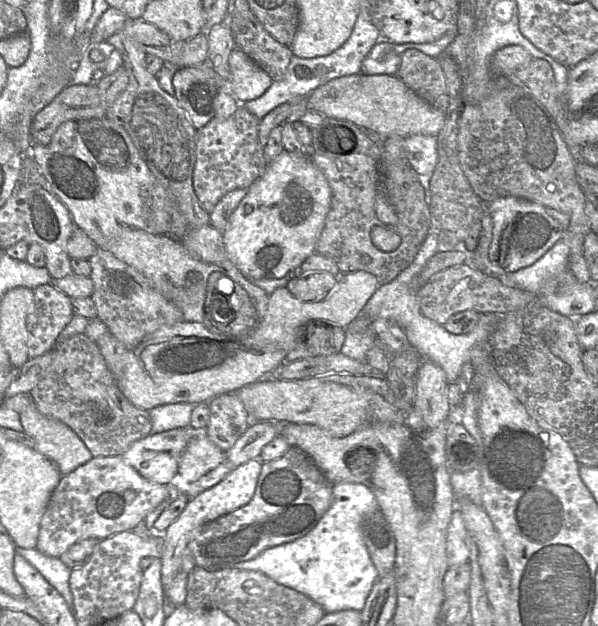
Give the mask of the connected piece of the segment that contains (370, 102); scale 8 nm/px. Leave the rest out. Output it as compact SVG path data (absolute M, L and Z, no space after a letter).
M353 74L341 76L319 86L300 99L282 104L266 114L259 123L258 141L261 147L265 147L270 131L286 122L300 120L300 117L308 111L318 111L326 117L348 120L357 126L363 126L373 133L384 136L399 135L408 137L412 134L424 134L437 137L446 121L446 114L432 106L421 96L410 89L401 79L388 74Z

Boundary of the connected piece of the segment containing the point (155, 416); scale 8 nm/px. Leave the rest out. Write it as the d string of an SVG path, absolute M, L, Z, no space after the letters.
M181 402L159 405L149 410L151 434L189 426L194 405Z

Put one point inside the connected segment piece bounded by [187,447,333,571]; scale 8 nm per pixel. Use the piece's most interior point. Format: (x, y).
(292, 494)

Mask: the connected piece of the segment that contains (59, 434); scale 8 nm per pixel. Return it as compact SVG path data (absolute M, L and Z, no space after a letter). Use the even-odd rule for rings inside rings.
M32 401L21 413L24 432L33 438L35 450L50 459L62 476L92 459L77 434L63 422L41 414Z

